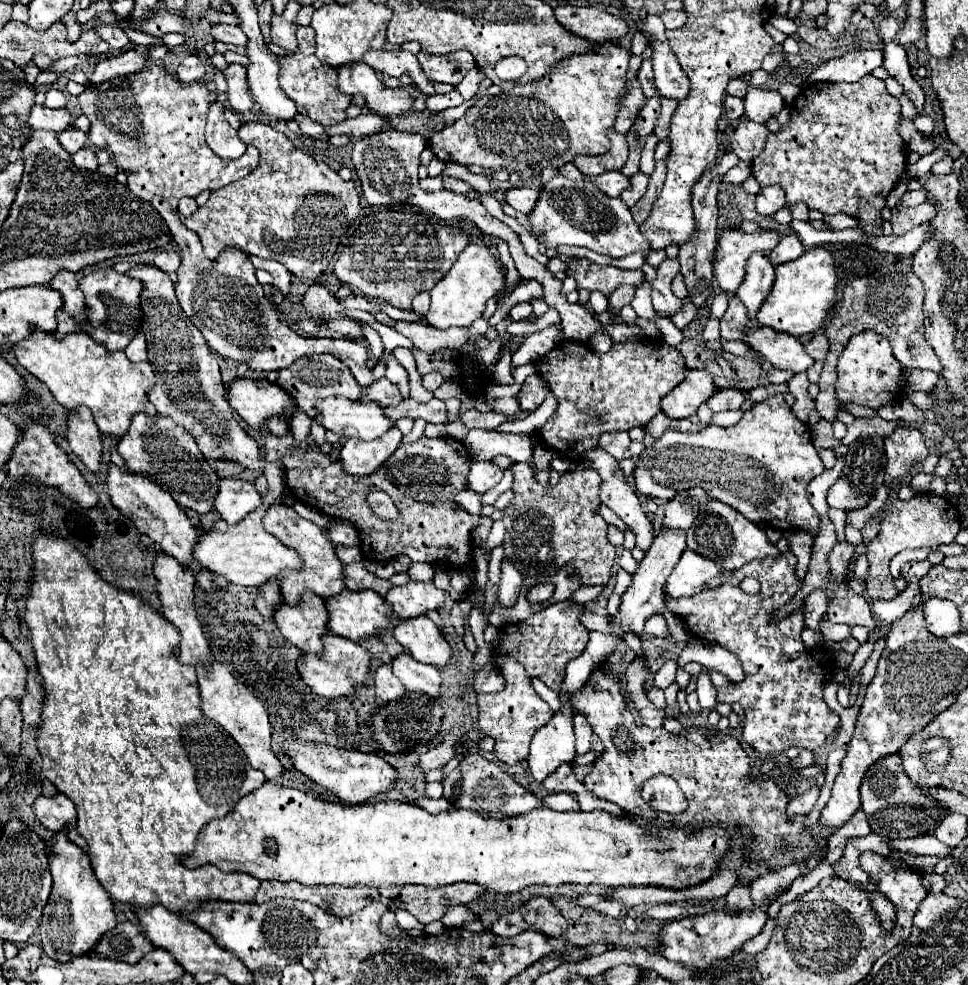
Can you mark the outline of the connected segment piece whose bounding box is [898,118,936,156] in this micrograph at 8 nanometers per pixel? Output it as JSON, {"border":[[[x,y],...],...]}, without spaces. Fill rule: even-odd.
{"border":[[[900,120],[900,128],[898,128],[898,132],[900,132],[900,136],[904,138],[904,142],[908,144],[908,150],[910,152],[916,152],[916,154],[926,154],[926,152],[932,152],[934,148],[936,148],[936,142],[934,140],[926,140],[926,138],[922,138],[920,134],[918,134],[918,130],[914,128],[914,124],[912,122],[908,122],[908,120]]]}

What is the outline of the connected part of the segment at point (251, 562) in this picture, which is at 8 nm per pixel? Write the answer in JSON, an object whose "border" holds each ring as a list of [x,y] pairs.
{"border":[[[268,492],[264,496],[264,504],[260,508],[256,508],[256,512],[250,512],[238,524],[230,526],[224,520],[216,520],[210,530],[202,532],[202,536],[198,536],[198,542],[194,548],[196,564],[200,568],[212,570],[218,576],[224,576],[232,584],[252,586],[252,588],[268,582],[270,578],[276,578],[282,570],[300,570],[302,560],[298,558],[298,554],[294,550],[282,546],[272,534],[264,532],[264,528],[262,528],[262,516],[270,506],[270,496],[272,496],[272,492]]]}

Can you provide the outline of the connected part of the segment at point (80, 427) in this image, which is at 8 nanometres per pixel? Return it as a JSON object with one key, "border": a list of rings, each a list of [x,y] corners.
{"border":[[[88,408],[68,410],[68,444],[70,450],[92,470],[98,472],[102,458],[100,430]]]}

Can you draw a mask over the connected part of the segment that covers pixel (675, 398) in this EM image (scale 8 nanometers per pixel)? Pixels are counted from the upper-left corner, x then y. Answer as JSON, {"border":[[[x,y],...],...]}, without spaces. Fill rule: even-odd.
{"border":[[[690,370],[684,382],[678,384],[678,388],[668,396],[664,396],[664,400],[660,400],[660,406],[668,418],[690,418],[692,414],[696,414],[698,406],[704,404],[714,392],[716,386],[710,372]]]}

